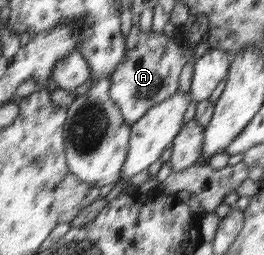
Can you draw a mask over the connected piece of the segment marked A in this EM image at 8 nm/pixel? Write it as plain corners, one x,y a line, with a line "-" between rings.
138,25
130,29
130,34
125,38
125,48
126,61
118,65
109,76
109,96
114,106
120,110
125,124
132,126
147,114
152,106
176,94
180,72
192,56
192,49
184,49
171,38
162,33
156,34
153,30
144,33

